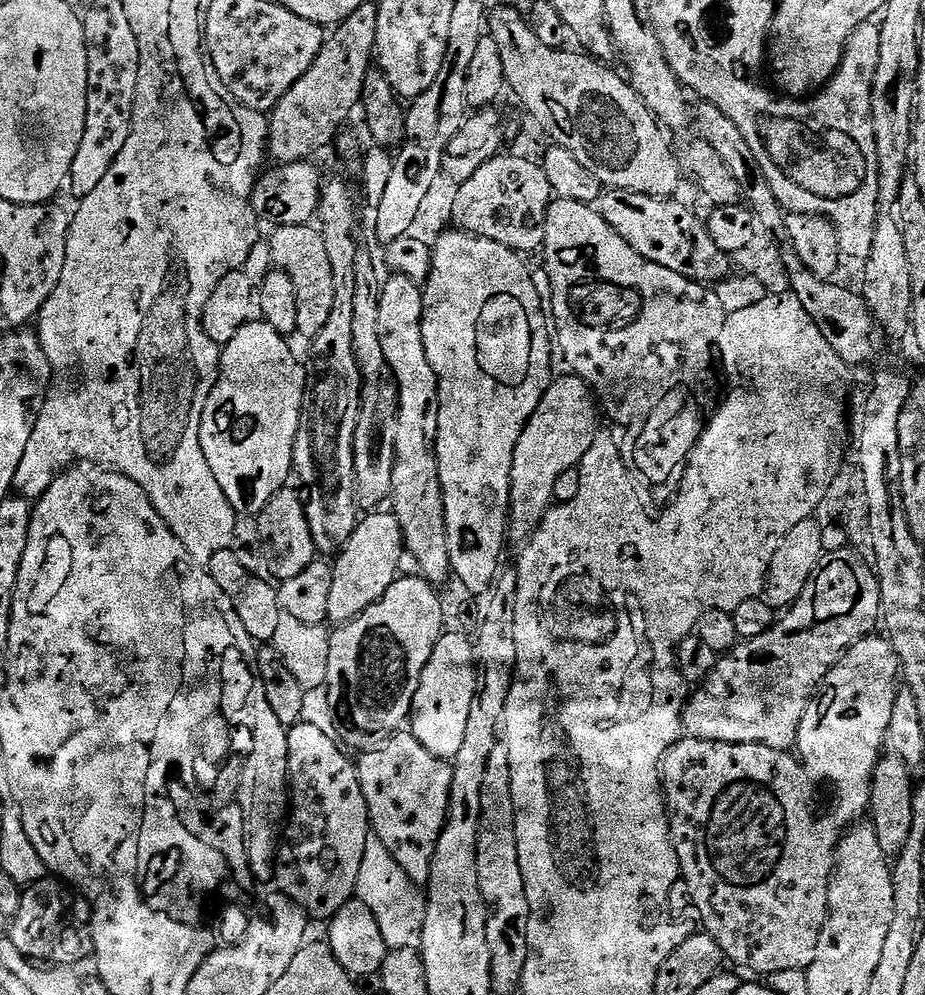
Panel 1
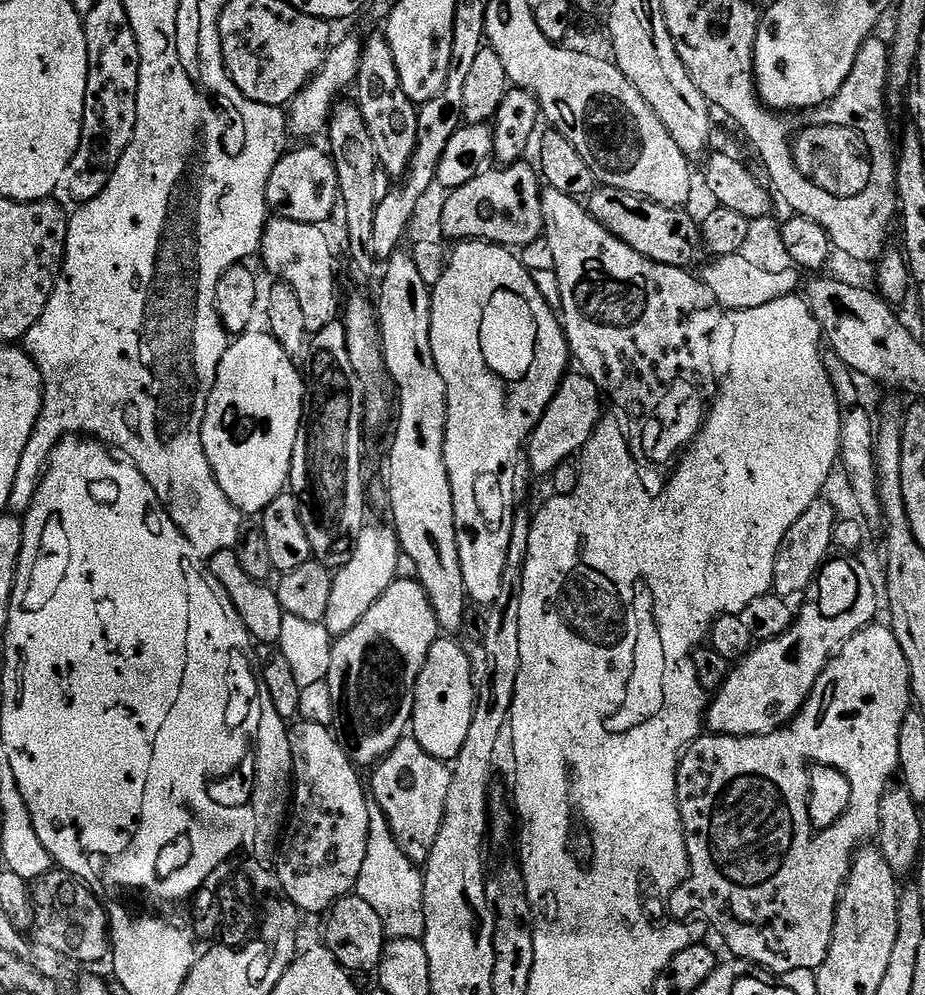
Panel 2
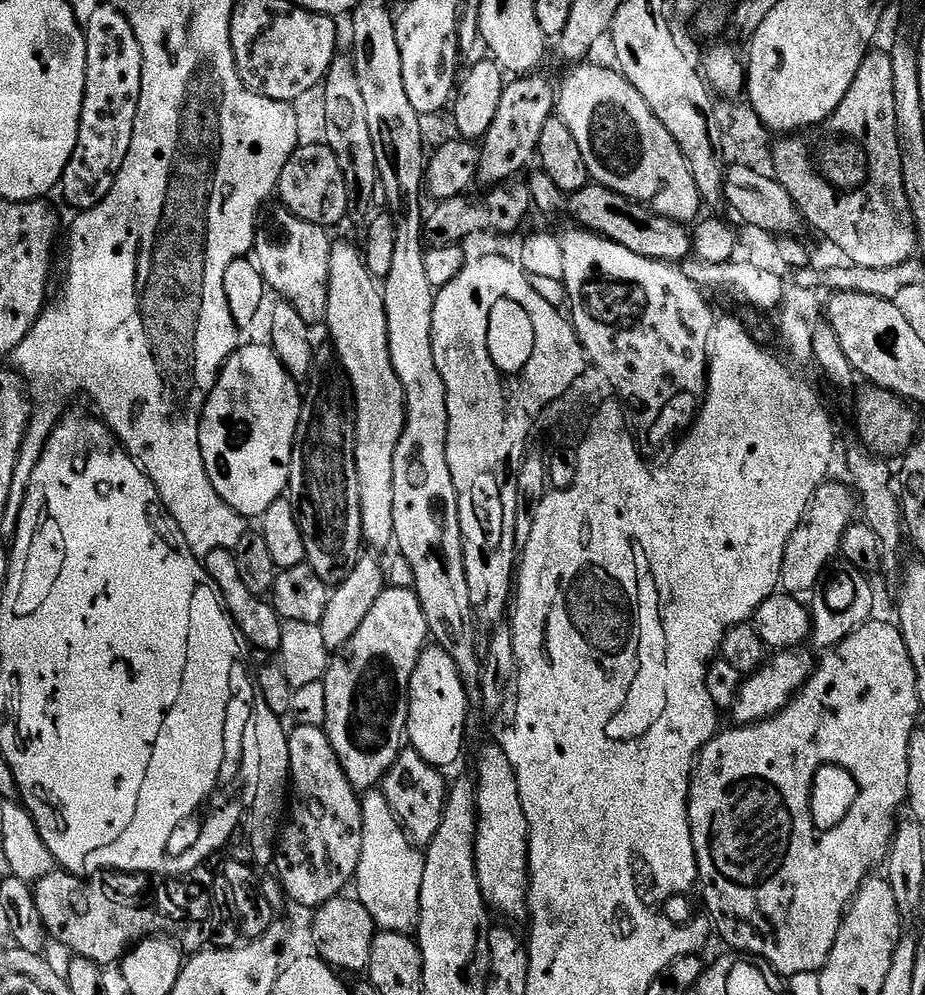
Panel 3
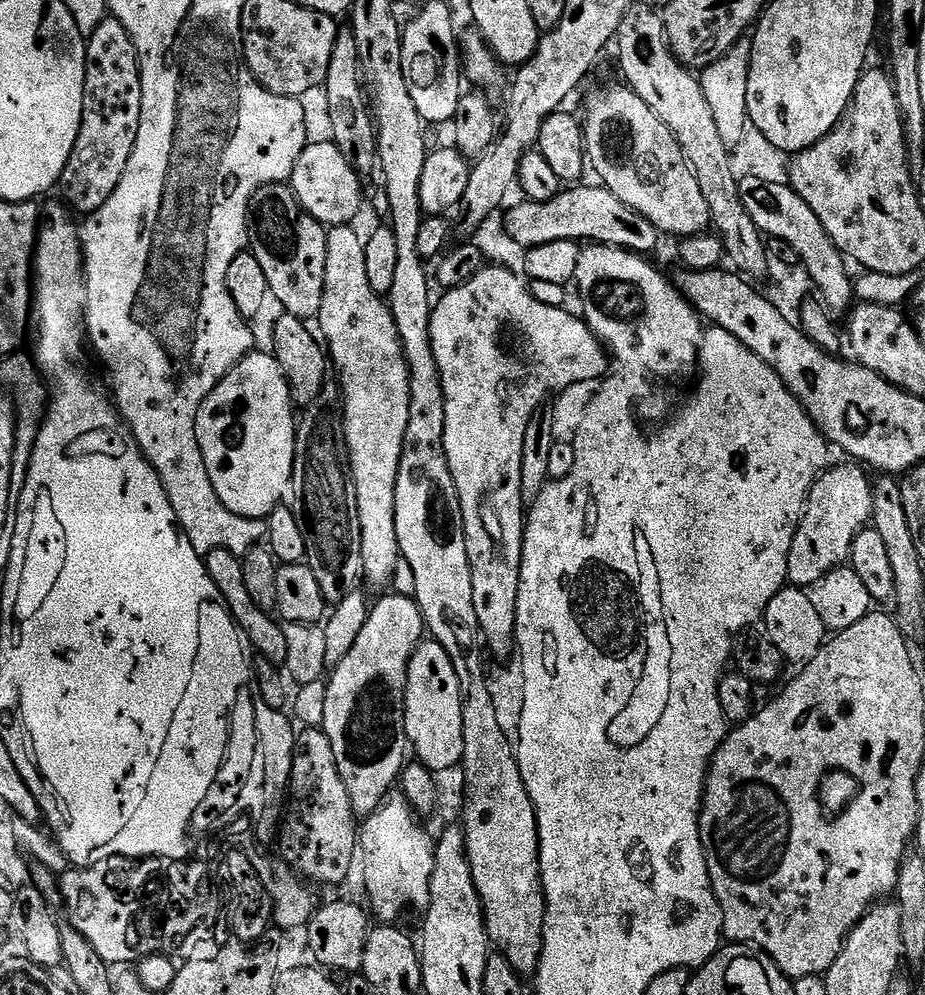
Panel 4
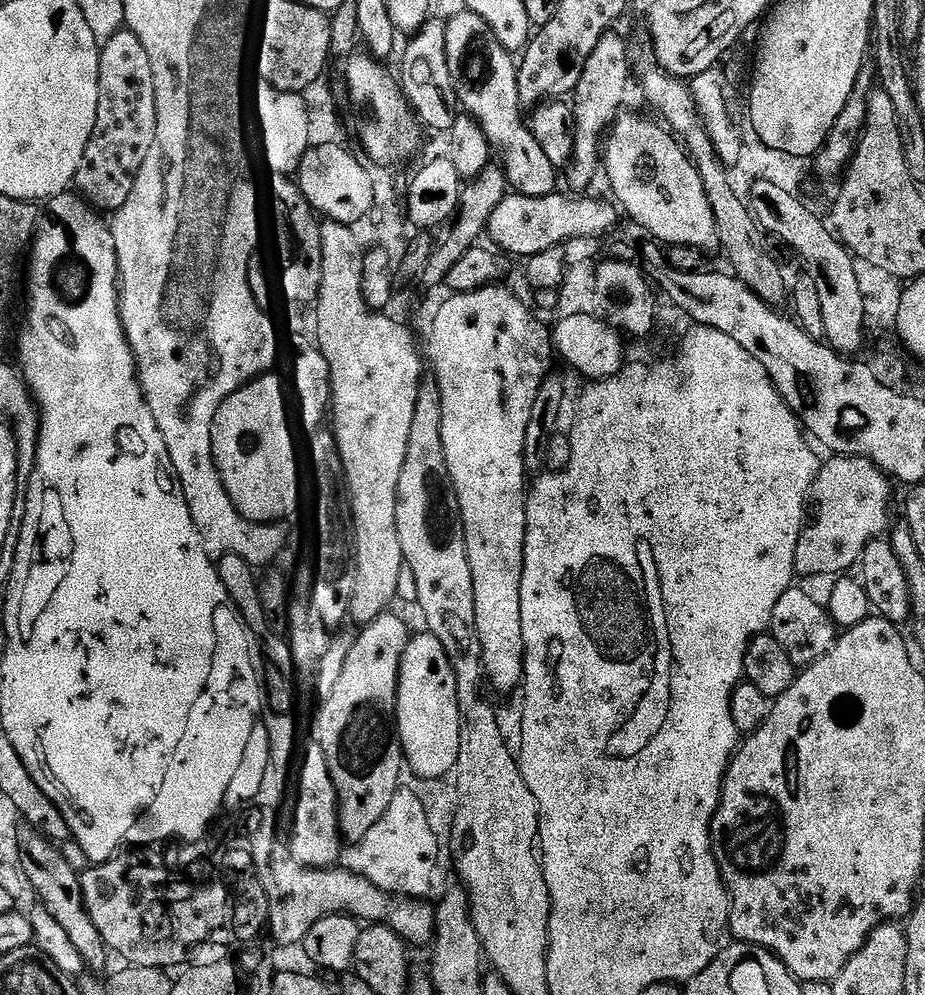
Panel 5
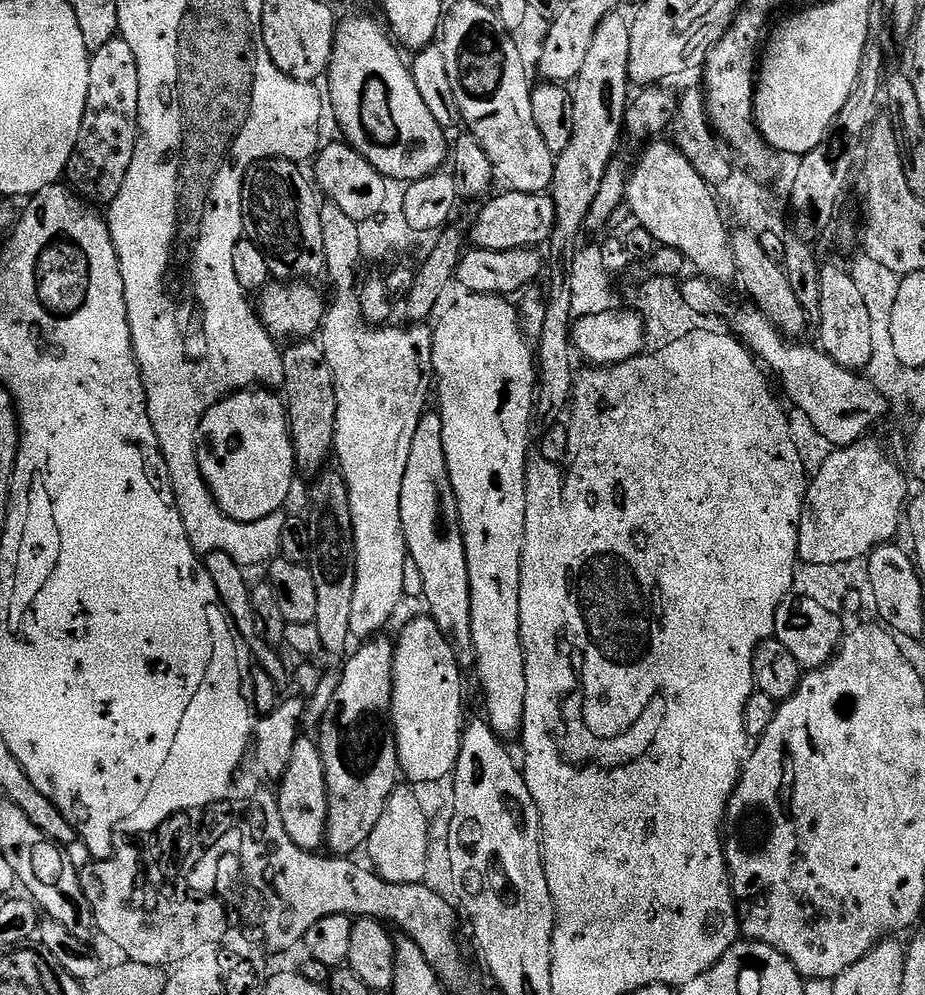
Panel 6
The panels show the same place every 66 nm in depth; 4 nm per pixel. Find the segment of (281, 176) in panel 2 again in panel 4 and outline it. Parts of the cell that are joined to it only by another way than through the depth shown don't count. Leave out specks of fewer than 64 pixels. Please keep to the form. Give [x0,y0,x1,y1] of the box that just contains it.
[290,142,364,225]

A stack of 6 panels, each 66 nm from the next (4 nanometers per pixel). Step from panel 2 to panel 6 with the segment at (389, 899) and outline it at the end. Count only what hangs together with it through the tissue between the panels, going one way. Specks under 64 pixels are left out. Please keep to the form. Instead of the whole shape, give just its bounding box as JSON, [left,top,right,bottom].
[366,786,428,884]

